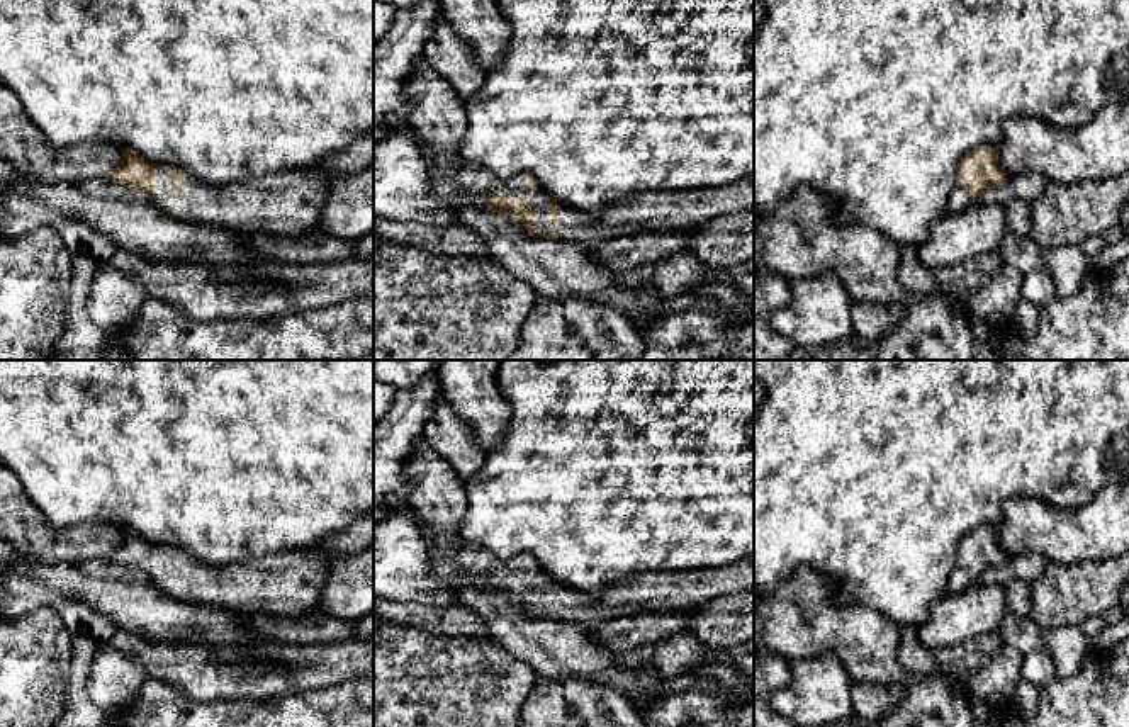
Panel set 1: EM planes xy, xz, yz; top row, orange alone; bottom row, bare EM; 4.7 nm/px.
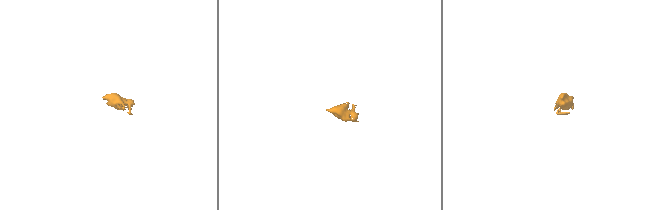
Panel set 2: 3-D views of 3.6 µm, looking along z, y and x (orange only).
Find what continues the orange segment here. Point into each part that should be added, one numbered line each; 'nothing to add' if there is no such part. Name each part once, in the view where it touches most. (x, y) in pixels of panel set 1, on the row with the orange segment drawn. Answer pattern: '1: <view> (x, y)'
1: xy (287, 202)

